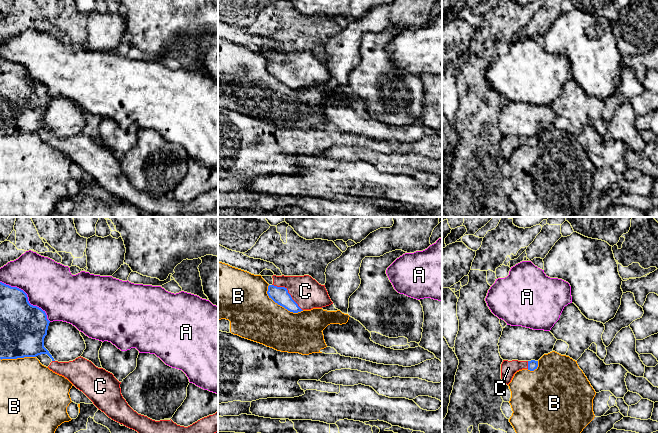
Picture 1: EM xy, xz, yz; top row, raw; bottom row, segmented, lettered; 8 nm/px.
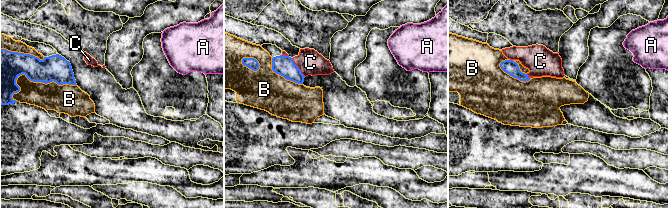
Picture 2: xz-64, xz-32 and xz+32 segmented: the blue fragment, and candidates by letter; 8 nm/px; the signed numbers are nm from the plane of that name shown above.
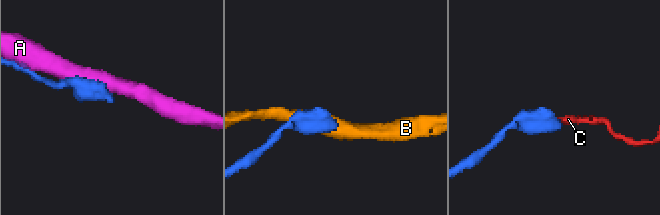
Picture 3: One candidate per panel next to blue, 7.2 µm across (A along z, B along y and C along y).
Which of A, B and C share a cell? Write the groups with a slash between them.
A / B / C

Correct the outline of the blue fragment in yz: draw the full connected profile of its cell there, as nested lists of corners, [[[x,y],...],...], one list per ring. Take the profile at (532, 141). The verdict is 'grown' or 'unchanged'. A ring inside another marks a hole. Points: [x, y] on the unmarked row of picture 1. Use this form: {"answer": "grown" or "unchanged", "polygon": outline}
{"answer": "grown", "polygon": [[[503,136],[501,140],[501,155],[505,160],[509,160],[514,150],[522,145],[528,145],[534,147],[538,143],[538,137],[518,137],[518,136]]]}

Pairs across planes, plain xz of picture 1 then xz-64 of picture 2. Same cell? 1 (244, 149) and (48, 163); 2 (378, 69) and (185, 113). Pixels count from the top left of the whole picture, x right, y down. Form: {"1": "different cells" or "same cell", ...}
{"1": "different cells", "2": "same cell"}

